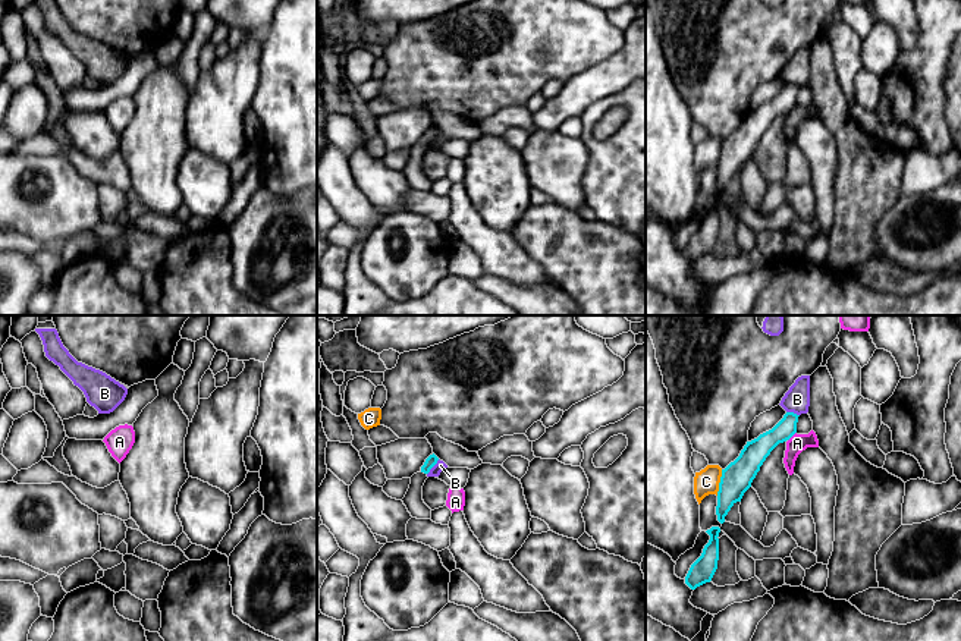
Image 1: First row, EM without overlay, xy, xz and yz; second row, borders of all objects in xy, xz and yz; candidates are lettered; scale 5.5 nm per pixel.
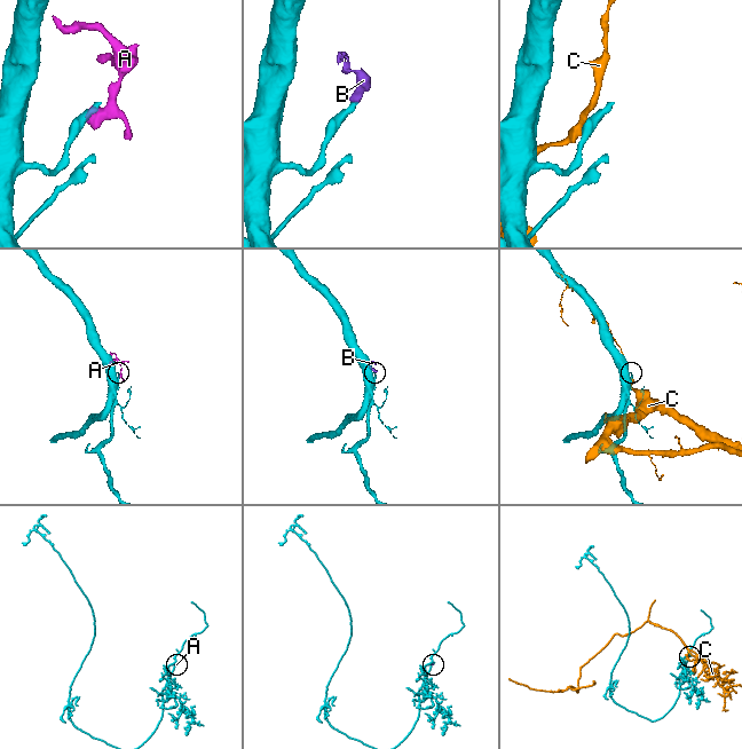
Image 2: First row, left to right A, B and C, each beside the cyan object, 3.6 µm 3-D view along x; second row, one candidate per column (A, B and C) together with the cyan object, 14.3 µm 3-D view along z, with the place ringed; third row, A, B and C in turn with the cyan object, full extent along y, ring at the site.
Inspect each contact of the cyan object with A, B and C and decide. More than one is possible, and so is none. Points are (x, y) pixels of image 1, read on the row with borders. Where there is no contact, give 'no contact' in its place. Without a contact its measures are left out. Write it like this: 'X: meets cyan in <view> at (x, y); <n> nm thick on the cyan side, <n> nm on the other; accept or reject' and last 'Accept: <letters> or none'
A: meets cyan in yz at (793, 434); 140 nm thick on the cyan side, 100 nm on the other; reject
B: meets cyan in xz at (433, 465); 60 nm thick on the cyan side, 60 nm on the other; reject
C: meets cyan in yz at (719, 483); 170 nm thick on the cyan side, 140 nm on the other; reject
Accept: none

